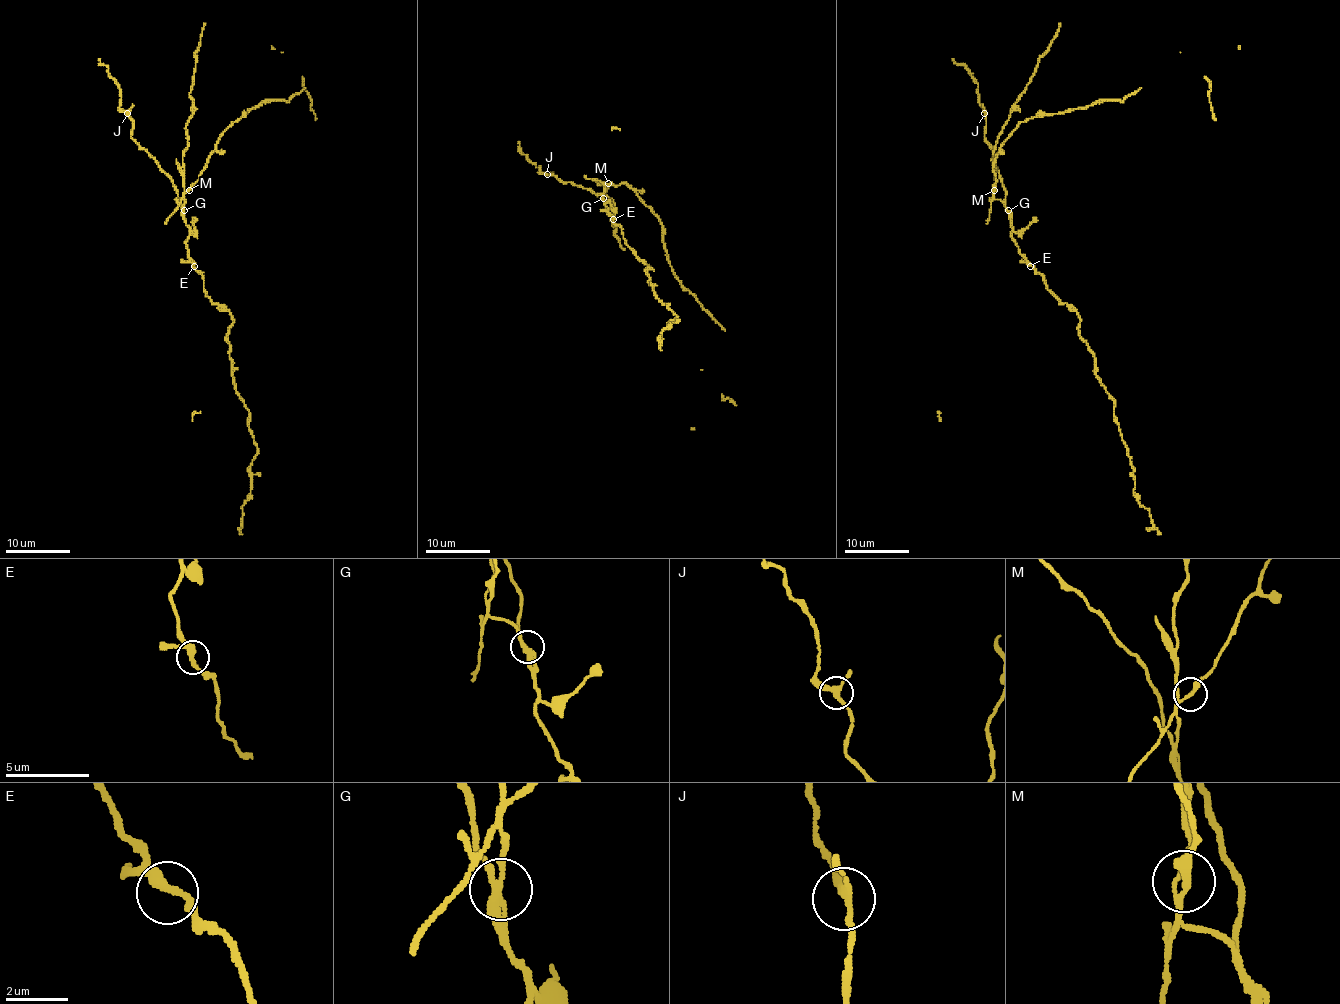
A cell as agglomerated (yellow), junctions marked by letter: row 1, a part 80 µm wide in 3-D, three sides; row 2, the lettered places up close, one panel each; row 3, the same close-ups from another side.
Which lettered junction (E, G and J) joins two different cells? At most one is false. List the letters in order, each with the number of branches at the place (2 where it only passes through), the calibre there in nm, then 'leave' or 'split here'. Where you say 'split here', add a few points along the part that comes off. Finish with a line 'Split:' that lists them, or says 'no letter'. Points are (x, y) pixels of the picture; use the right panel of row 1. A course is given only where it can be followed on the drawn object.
E: 3 | 240 nm | leave
G: 3 | 240 nm | split here
J: 3 | 220 nm | leave
Split: G

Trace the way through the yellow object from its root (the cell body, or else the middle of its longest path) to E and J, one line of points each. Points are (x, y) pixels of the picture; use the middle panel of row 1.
E: (604, 200), (608, 201), (605, 204), (607, 213), (613, 219)
J: (604, 200), (587, 188), (560, 182), (547, 174)

